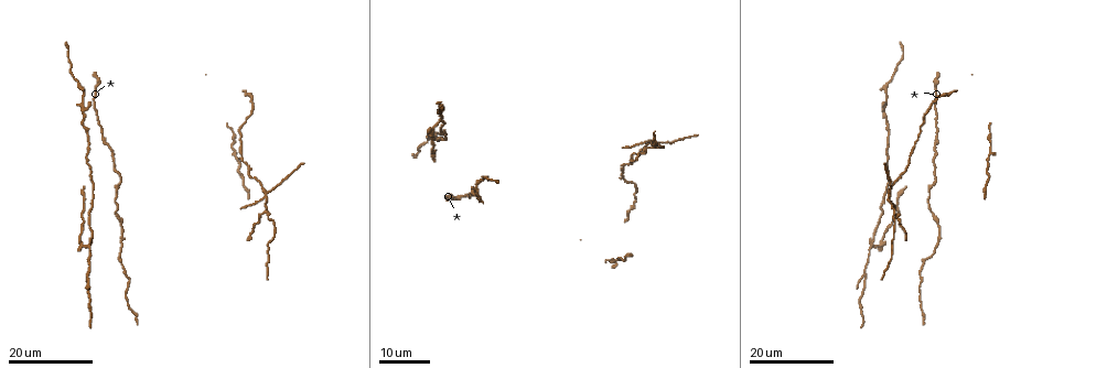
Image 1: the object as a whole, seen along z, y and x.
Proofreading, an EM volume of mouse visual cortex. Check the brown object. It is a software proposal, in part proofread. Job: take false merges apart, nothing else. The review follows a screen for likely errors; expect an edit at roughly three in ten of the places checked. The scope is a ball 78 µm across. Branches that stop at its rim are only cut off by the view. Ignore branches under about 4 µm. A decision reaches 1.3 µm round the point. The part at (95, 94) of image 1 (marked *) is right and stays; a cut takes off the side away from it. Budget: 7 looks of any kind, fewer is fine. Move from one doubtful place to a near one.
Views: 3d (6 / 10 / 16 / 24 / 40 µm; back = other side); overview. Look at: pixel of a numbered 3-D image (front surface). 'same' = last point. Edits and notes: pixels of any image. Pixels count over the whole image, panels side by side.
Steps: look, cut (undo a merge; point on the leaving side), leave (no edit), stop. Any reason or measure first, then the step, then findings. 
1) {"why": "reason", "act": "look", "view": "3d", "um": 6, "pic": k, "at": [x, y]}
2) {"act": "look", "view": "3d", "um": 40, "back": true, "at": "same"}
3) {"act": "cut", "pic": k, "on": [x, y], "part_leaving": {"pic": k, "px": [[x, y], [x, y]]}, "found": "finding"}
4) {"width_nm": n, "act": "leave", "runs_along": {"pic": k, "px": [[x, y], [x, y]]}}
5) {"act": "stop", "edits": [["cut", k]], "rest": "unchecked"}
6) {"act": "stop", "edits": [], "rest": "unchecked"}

{"why": "three arms meet", "act": "look", "view": "3d", "um": 16, "pic": 1, "at": [929, 185]}

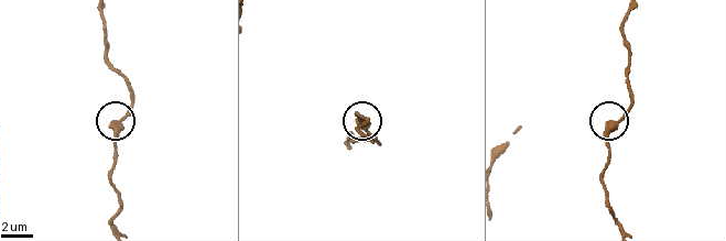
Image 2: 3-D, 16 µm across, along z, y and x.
{"act": "look", "view": "3d", "um": 10, "pic": 2, "at": [606, 122]}

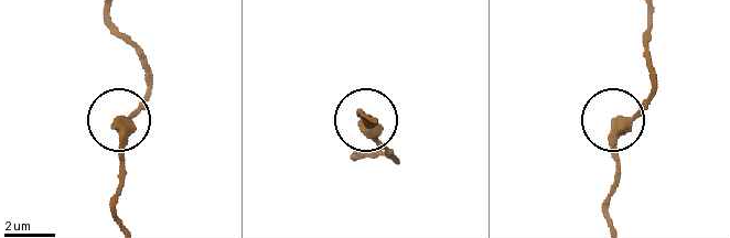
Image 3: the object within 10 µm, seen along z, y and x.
{"arms": 3, "act": "leave", "runs_along": {"pic": 3, "px": [[647, 15], [652, 92], [635, 110], [610, 123], [616, 191]]}, "found": "one neuron here"}

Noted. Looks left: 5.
{"why": "thick turns thin", "act": "look", "view": "3d", "um": 24, "pic": 1, "at": [471, 193]}

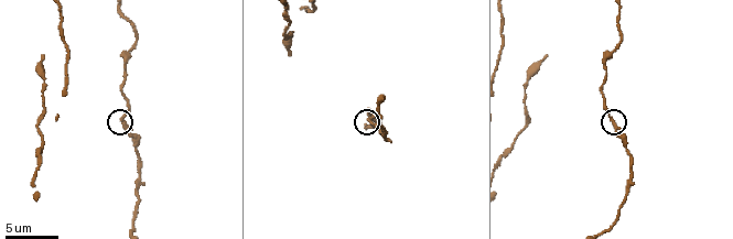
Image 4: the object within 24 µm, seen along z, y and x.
{"act": "look", "view": "3d", "um": 10, "pic": 4, "at": [126, 126]}

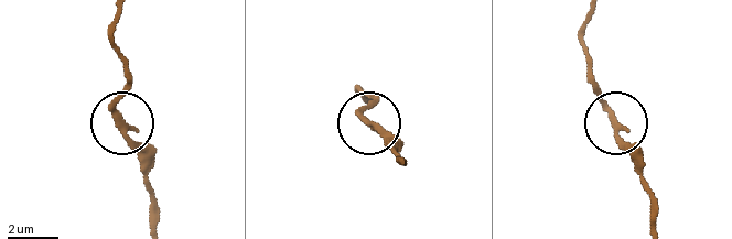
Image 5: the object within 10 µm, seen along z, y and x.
{"act": "leave", "runs_along": {"pic": 5, "px": [[590, 20], [585, 52], [596, 96], [641, 163]]}, "found": "continuous, no second neuron"}

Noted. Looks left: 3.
{"why": "four arms meet", "act": "look", "view": "3d", "um": 16, "pic": 1, "at": [442, 119]}

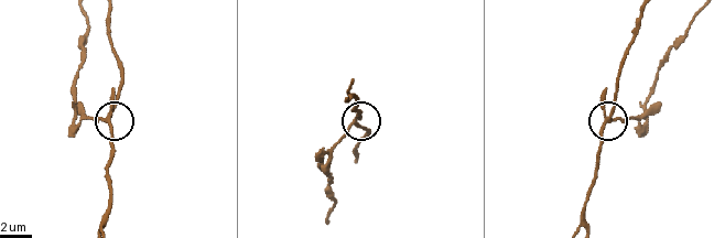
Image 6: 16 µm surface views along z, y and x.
{"why": "closer look", "act": "look", "view": "3d", "um": 10, "pic": 6, "at": [359, 125]}

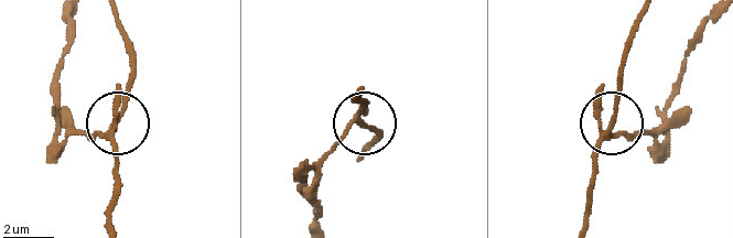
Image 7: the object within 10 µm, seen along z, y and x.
{"width_nm": 220, "act": "leave", "found": "all the same neuron"}

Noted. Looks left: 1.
{"act": "stop", "edits": [], "rest": "unchecked"}

